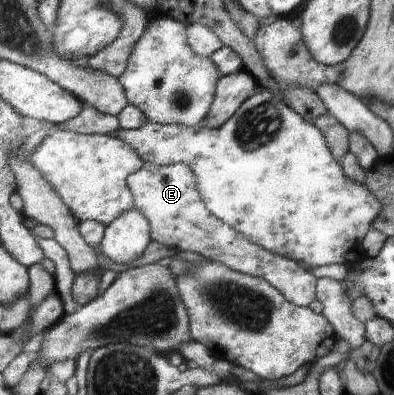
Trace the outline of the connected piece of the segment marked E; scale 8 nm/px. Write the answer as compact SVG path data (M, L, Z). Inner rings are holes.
M146 163L130 175L127 182L135 196L134 207L150 222L152 240L177 248L179 251L197 252L230 269L265 279L291 301L291 304L308 307L313 302L315 294L313 274L309 274L300 262L267 251L260 244L255 244L255 241L249 244L243 233L225 221L219 220L203 202L196 176L186 164Z

